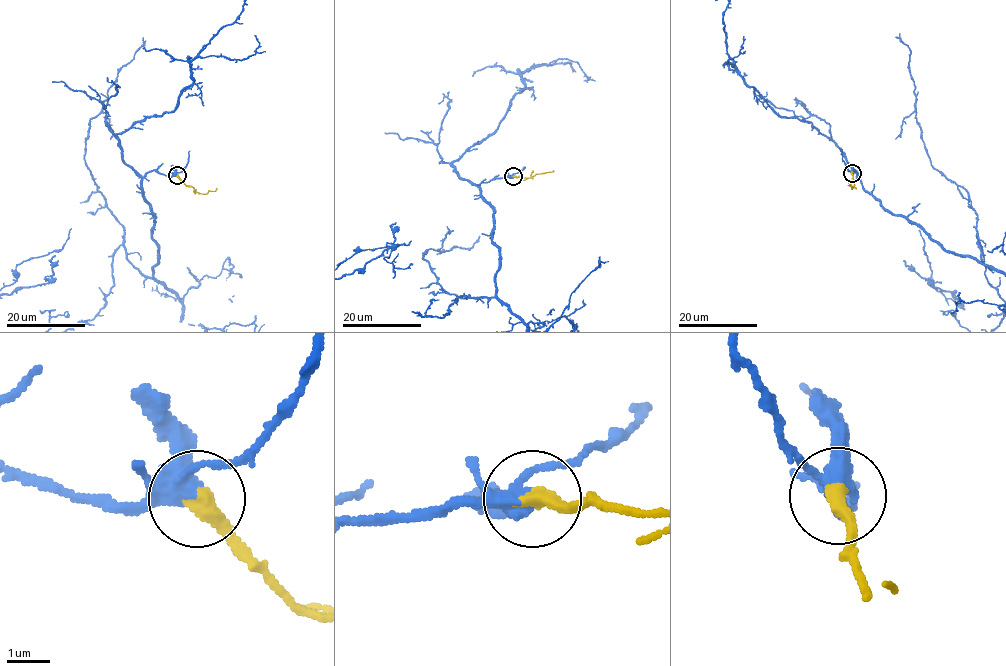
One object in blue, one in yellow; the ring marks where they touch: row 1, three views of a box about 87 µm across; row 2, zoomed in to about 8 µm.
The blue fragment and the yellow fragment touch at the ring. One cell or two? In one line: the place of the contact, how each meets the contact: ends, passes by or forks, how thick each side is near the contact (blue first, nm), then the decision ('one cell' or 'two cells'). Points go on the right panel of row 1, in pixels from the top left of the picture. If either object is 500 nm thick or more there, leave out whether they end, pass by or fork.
(852, 173) | blue forks | yellow ends | 360/440 nm | one cell

